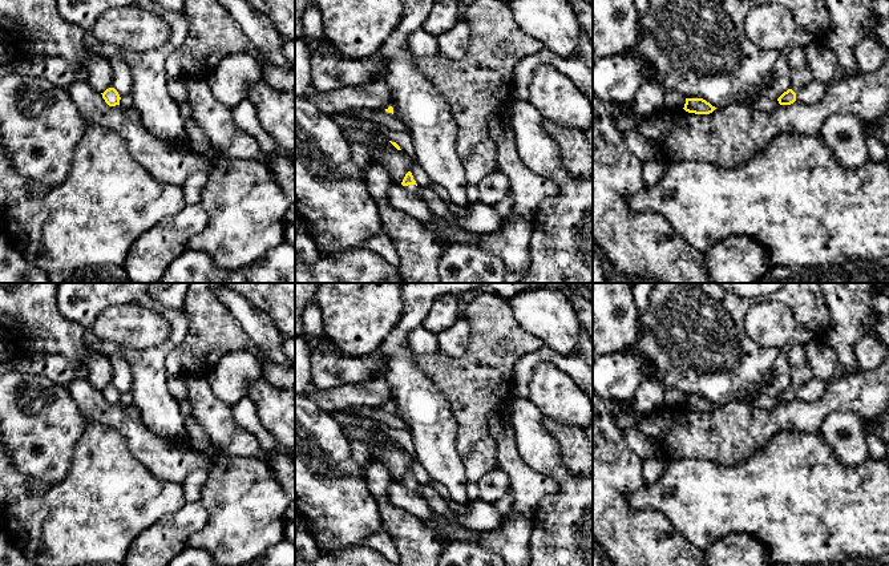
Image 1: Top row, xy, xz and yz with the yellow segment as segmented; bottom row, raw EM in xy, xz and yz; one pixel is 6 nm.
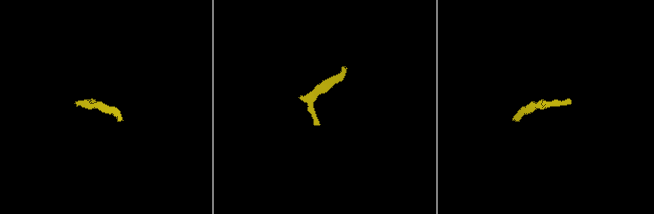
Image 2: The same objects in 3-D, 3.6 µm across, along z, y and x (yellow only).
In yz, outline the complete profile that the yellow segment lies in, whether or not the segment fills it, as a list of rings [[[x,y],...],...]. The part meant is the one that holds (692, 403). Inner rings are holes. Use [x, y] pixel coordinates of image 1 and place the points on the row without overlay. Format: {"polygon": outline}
{"polygon": [[[686,396],[686,401],[683,405],[688,411],[695,411],[695,412],[710,412],[712,411],[716,405],[712,404],[710,400],[707,400],[703,396]]]}

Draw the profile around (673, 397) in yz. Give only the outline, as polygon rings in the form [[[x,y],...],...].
[[[666,388],[663,399],[666,407],[680,408],[684,405],[686,395],[678,391],[676,388]]]

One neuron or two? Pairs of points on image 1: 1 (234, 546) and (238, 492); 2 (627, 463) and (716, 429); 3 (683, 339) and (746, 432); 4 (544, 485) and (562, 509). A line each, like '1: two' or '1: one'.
1: one
2: two
3: two
4: two

